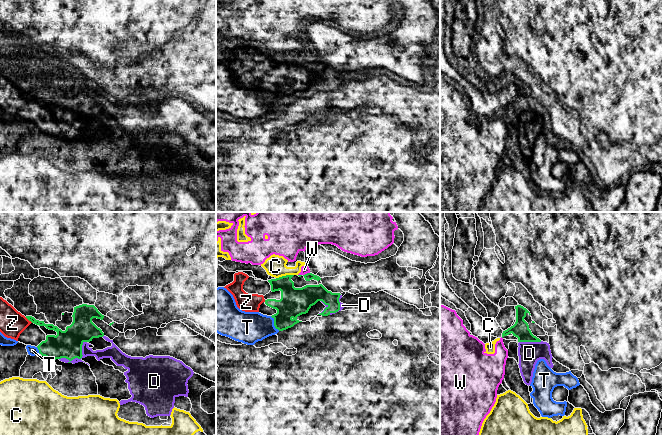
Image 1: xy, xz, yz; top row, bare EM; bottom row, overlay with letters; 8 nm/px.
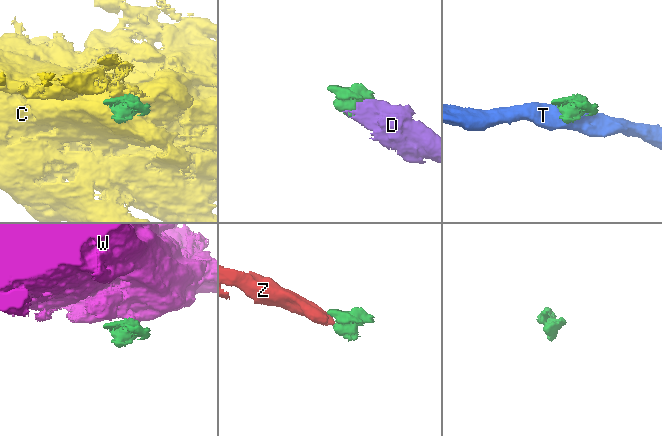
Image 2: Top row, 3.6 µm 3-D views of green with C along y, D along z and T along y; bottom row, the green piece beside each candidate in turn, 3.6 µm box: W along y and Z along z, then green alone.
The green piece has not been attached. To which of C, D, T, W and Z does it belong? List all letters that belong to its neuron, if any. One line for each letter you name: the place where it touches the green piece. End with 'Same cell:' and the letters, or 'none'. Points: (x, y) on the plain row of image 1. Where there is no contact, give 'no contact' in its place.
D: contact xy (78, 134)
Z: contact xy (29, 96)
Same cell: D, Z

